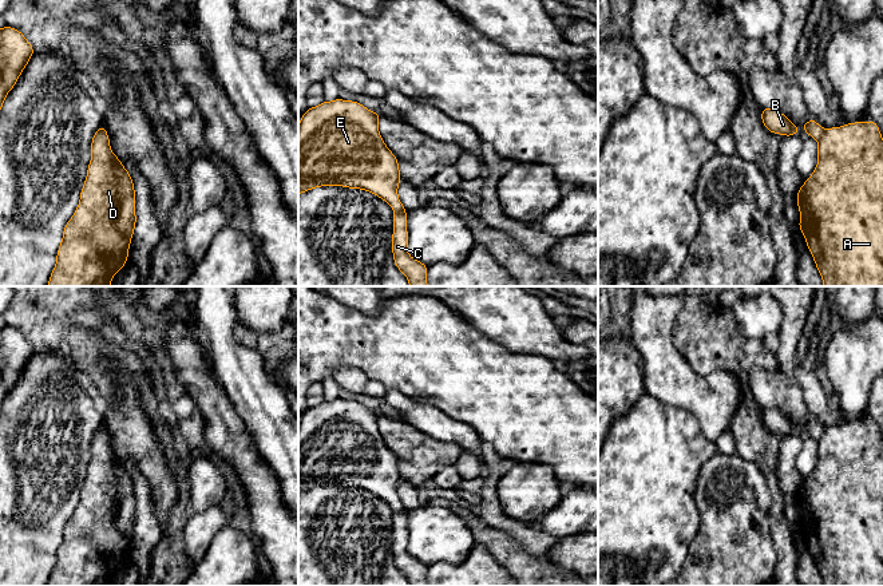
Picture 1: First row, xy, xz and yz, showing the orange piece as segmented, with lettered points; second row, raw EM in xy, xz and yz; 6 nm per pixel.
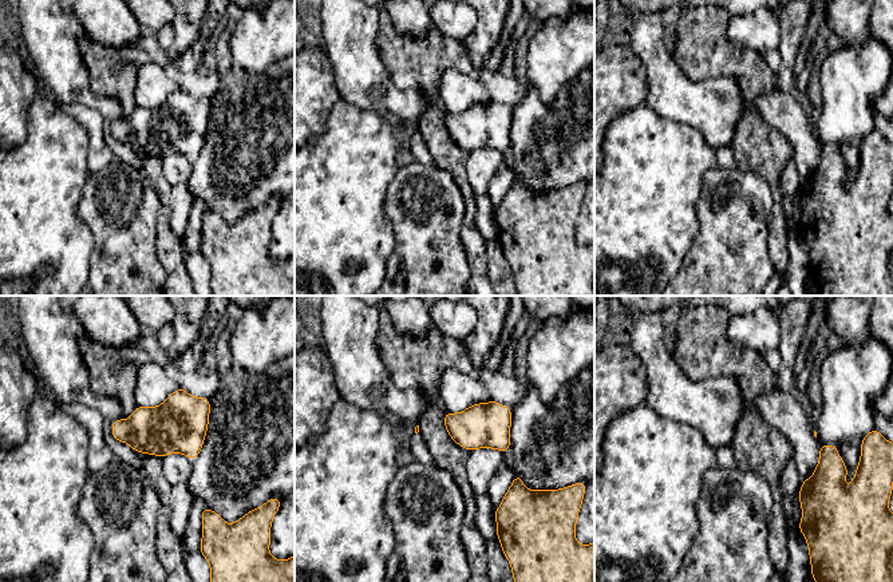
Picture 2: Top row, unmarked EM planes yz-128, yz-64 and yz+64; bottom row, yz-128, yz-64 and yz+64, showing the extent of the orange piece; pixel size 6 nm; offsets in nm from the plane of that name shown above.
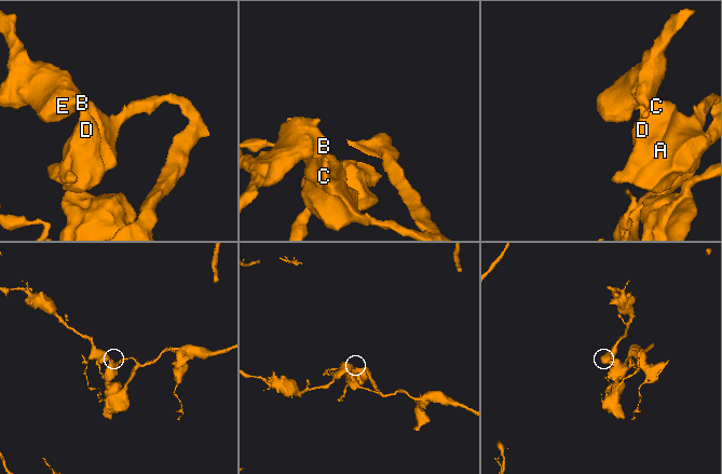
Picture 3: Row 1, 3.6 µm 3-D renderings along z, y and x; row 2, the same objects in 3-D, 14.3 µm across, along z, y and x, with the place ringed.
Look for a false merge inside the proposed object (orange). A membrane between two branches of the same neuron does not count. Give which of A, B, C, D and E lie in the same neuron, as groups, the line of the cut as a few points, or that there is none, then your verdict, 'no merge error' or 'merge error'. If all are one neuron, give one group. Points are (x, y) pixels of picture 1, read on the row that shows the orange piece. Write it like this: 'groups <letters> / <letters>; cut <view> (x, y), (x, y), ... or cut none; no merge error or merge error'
groups A C D / B E; cut yz (824, 130), (818, 141); merge error

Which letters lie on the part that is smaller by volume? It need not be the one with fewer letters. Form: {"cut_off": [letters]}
{"cut_off": ["A", "C", "D"]}

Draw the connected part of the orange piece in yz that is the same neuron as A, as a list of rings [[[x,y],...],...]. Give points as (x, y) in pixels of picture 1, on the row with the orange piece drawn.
[[[874,120],[825,128],[817,166],[796,194],[799,230],[821,276],[823,286],[883,286],[883,138]]]

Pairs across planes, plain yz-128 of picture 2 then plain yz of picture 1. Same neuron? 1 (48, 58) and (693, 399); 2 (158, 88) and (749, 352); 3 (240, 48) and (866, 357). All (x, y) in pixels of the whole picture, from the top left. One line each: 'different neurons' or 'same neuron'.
1: same neuron
2: different neurons
3: same neuron

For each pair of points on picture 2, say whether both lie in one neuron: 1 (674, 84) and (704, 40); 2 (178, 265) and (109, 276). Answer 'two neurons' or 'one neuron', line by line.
1: two neurons
2: two neurons

